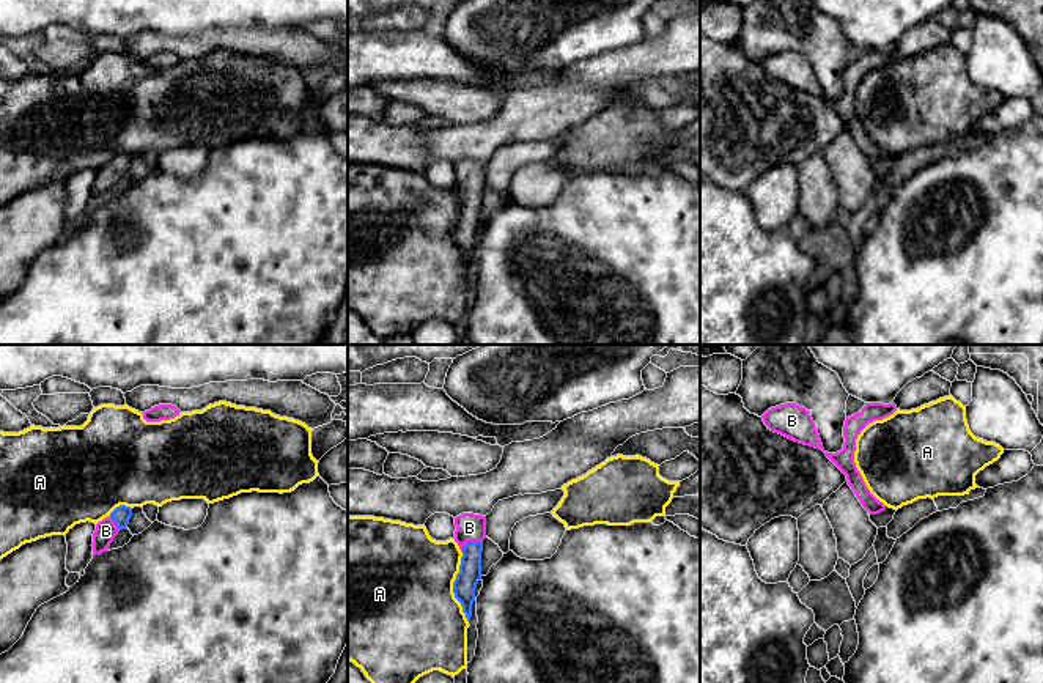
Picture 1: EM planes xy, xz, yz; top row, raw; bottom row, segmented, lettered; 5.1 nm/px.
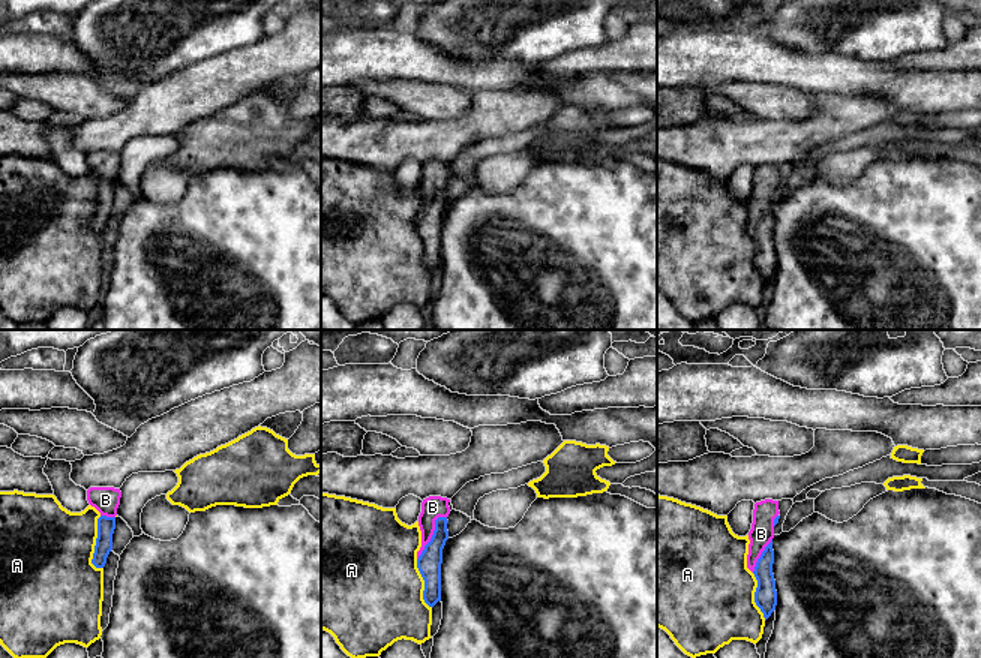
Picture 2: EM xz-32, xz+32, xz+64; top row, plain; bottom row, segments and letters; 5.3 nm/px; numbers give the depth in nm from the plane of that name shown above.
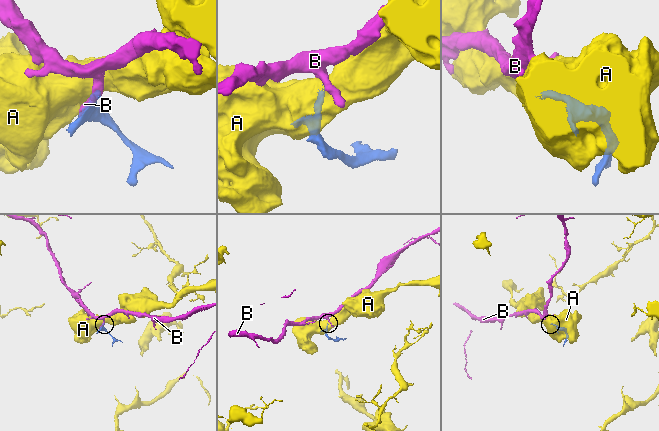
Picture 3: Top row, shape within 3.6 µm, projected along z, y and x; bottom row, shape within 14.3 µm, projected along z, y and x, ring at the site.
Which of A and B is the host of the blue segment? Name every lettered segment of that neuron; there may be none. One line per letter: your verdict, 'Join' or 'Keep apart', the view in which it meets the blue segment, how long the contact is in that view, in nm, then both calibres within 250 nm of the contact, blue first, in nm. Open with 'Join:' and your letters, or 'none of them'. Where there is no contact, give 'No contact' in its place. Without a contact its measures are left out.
Join: B
A: Keep apart. Touches blue in xz. Shared border 380 nm. Thickness 120 nm (blue) against 500 nm
B: Join. Touches blue in xz. Shared border 130 nm. Thickness 120 nm (blue) against 140 nm

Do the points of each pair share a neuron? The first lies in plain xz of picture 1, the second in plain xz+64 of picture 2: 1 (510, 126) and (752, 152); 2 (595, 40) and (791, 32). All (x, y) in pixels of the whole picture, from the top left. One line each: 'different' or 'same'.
1: same
2: same

